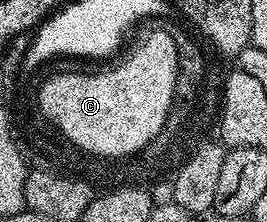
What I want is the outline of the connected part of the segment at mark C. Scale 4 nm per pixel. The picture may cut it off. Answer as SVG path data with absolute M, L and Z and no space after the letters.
M166 29L155 30L135 51L128 62L115 66L112 70L99 70L92 78L51 78L39 90L39 110L57 128L60 135L70 132L71 138L82 145L98 150L125 152L134 146L143 146L151 133L159 130L159 122L170 118L176 105L175 85L181 79L177 44Z

